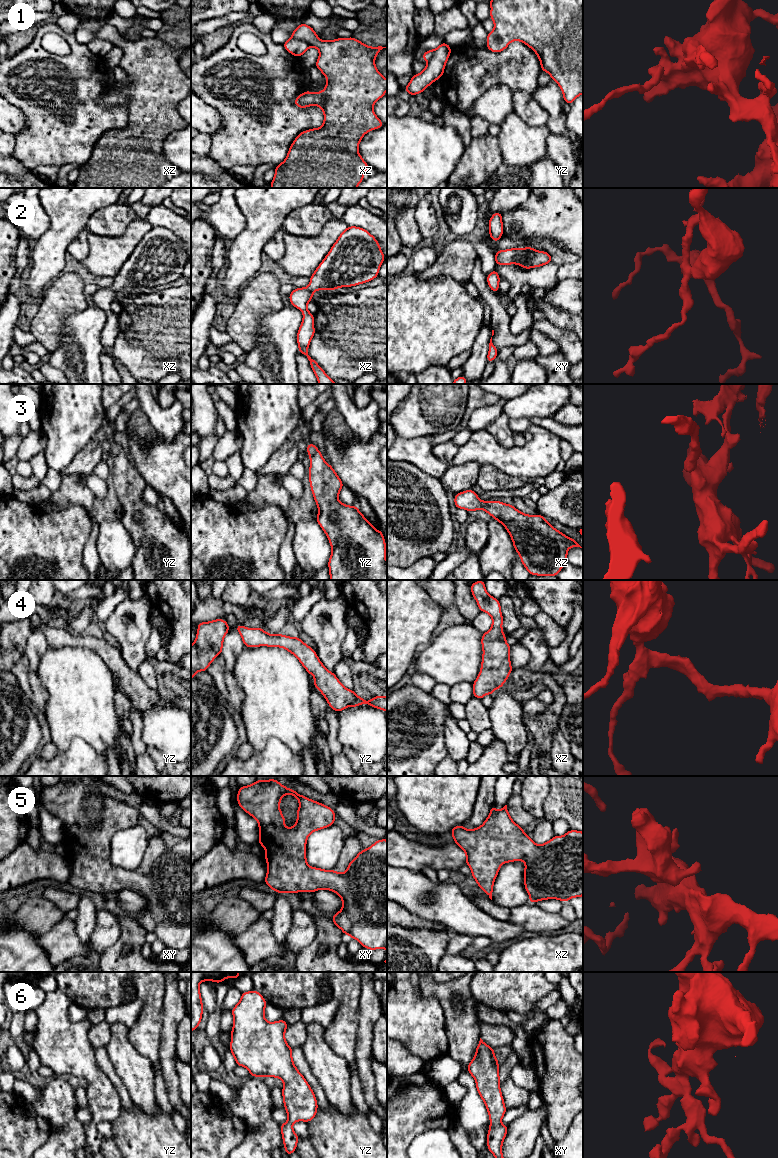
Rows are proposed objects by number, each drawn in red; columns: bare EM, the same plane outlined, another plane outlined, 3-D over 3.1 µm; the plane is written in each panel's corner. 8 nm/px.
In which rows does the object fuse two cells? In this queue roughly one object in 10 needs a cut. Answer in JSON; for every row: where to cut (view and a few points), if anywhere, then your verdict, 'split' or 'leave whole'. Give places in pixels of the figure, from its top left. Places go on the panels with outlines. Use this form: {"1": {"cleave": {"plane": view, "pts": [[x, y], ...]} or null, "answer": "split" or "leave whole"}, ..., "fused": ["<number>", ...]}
{"1": {"cleave": {"plane": "xz", "pts": [[292, 36], [302, 39], [310, 45]]}, "answer": "split"}, "2": {"cleave": null, "answer": "leave whole"}, "3": {"cleave": null, "answer": "leave whole"}, "4": {"cleave": null, "answer": "leave whole"}, "5": {"cleave": null, "answer": "leave whole"}, "6": {"cleave": null, "answer": "leave whole"}, "fused": ["1"]}

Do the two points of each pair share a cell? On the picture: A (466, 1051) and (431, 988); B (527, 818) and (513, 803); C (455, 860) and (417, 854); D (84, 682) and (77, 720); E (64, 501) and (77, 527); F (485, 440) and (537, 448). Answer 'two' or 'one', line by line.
A: one
B: one
C: one
D: one
E: two
F: one

